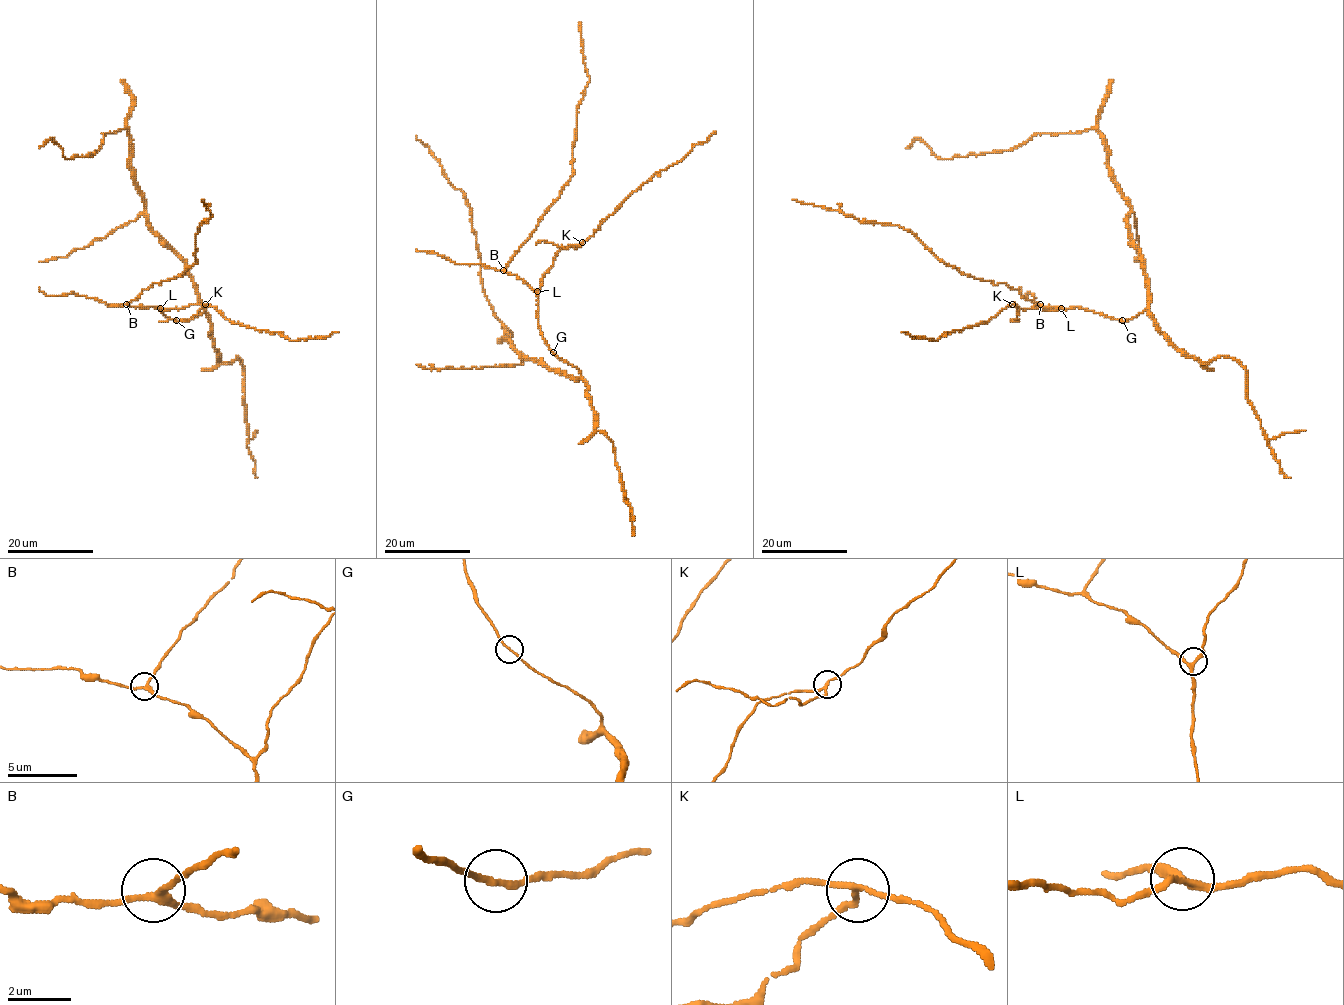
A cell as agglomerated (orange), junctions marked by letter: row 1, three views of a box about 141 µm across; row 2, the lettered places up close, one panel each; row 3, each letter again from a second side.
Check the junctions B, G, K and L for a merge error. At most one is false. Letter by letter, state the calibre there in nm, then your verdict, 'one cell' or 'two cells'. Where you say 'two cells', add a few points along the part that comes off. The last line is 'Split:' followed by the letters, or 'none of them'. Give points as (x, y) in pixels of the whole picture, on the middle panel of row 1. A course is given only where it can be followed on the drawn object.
B: 190 nm | one cell
G: 170 nm | one cell
K: 160 nm | two cells | (582, 242), (575, 248), (543, 241), (536, 244)
L: 240 nm | one cell
Split: K

